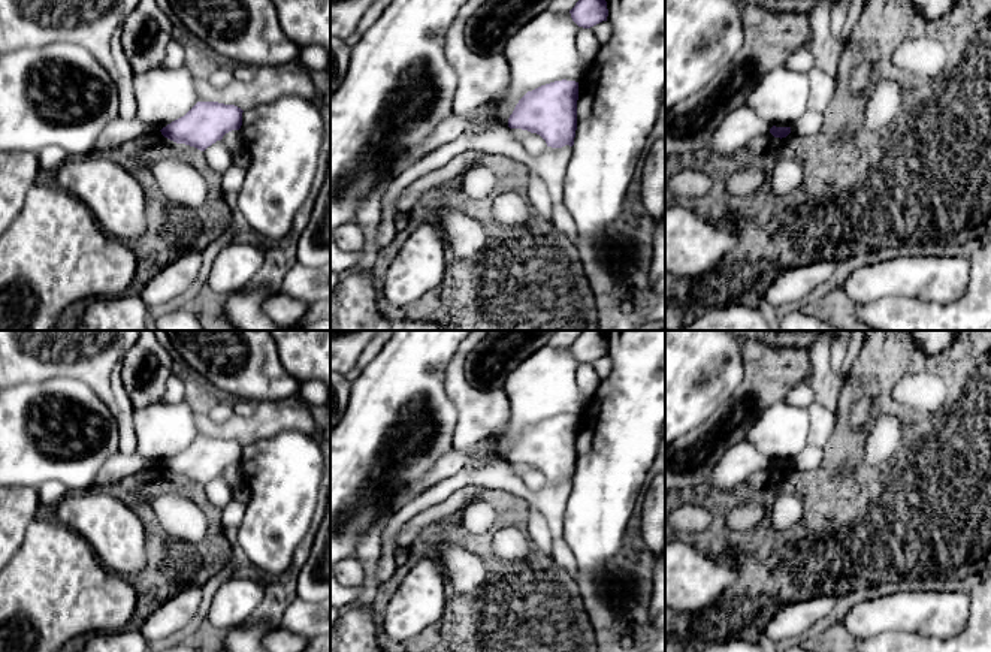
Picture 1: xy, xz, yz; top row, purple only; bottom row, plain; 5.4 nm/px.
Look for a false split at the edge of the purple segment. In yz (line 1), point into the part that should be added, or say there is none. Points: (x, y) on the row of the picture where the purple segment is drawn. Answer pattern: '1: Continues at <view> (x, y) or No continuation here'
1: No continuation here

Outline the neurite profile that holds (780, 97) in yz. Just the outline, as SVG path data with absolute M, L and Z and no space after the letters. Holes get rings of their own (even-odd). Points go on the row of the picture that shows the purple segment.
M782 66L758 82L744 105L771 127L792 127L809 111L809 94L807 75Z

